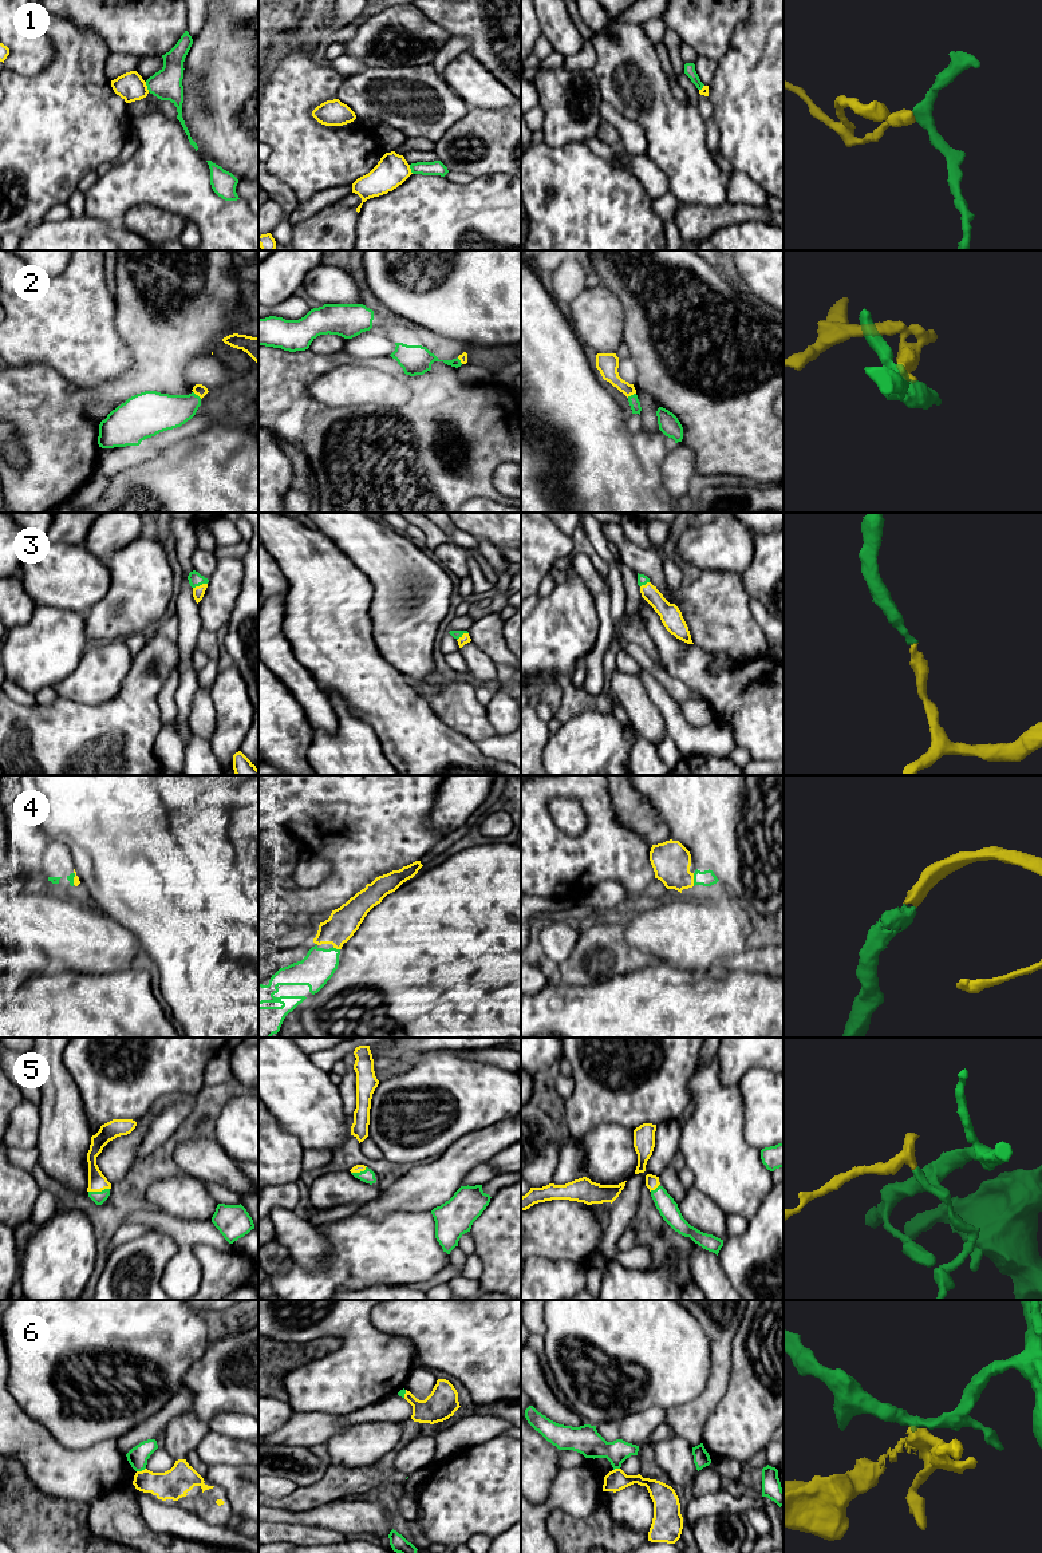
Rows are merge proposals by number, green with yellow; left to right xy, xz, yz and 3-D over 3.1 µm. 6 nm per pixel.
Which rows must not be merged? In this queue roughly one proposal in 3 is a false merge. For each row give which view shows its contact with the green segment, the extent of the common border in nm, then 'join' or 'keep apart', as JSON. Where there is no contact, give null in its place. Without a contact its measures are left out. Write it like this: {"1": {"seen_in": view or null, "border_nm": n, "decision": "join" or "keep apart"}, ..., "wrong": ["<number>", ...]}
{"1": {"seen_in": "xy", "border_nm": 70, "decision": "keep apart"}, "2": {"seen_in": "xy", "border_nm": 70, "decision": "join"}, "3": {"seen_in": "xy", "border_nm": 90, "decision": "join"}, "4": {"seen_in": "yz", "border_nm": 80, "decision": "join"}, "5": {"seen_in": "xy", "border_nm": 130, "decision": "join"}, "6": {"seen_in": "xy", "border_nm": 60, "decision": "keep apart"}, "wrong": ["1", "6"]}

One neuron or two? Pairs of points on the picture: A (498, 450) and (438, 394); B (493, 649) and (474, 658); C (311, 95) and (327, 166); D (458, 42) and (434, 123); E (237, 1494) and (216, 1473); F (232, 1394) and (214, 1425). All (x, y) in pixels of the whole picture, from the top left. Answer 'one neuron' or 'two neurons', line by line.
A: one neuron
B: two neurons
C: one neuron
D: two neurons
E: one neuron
F: two neurons

